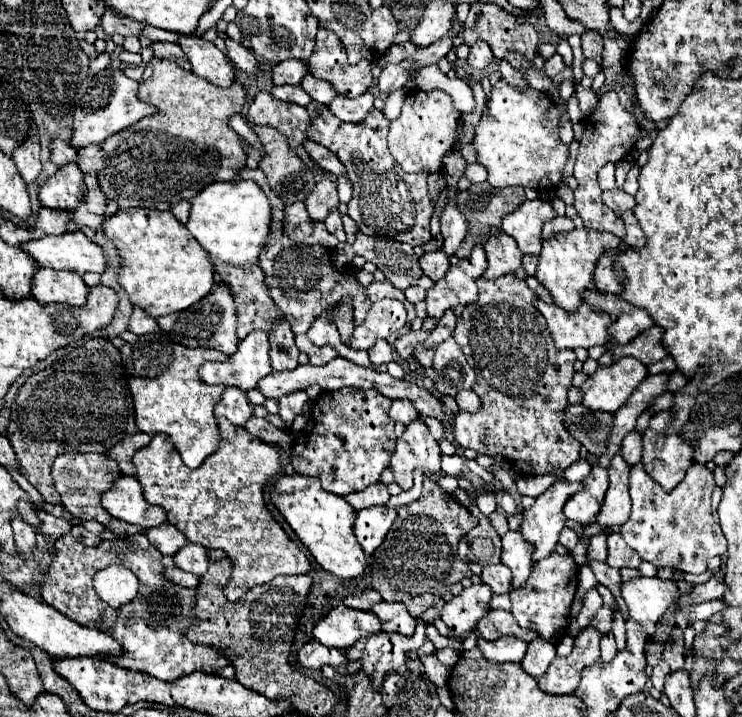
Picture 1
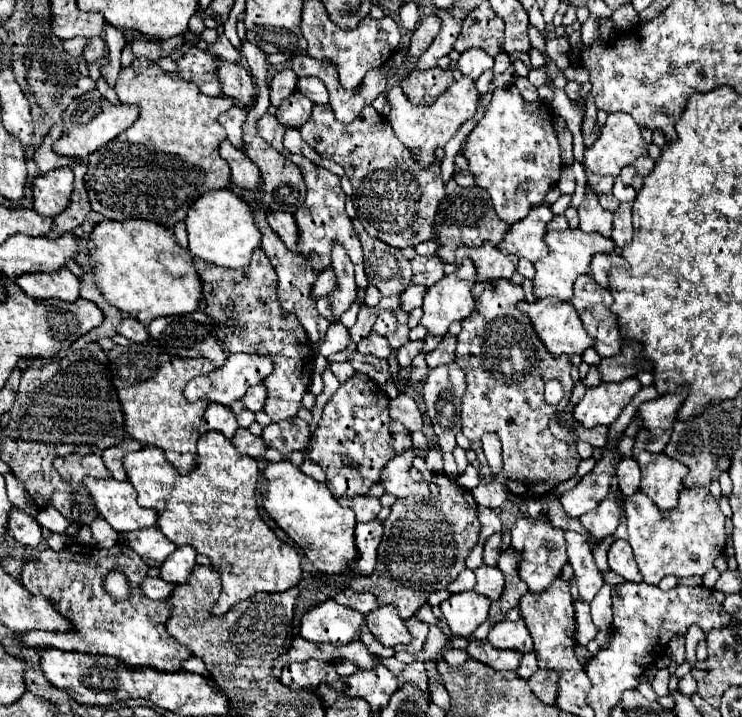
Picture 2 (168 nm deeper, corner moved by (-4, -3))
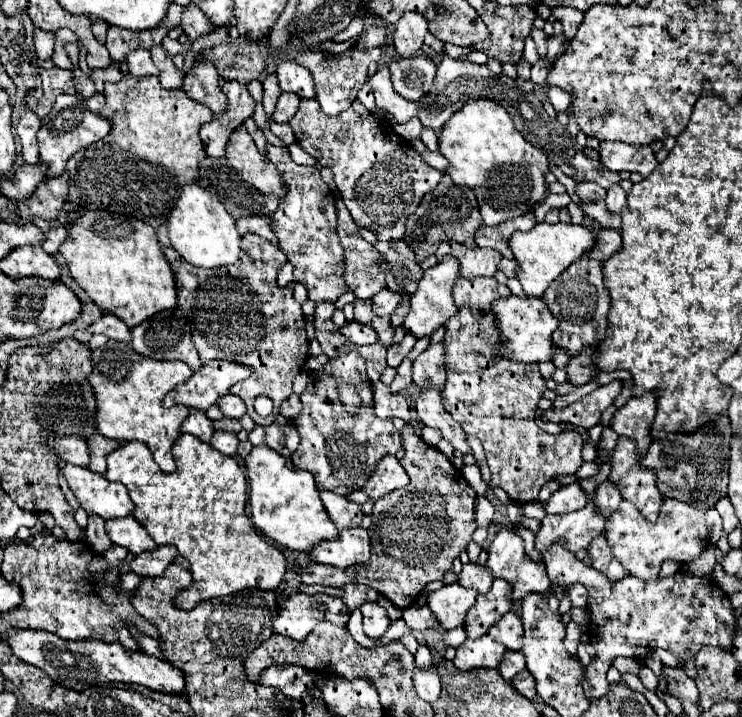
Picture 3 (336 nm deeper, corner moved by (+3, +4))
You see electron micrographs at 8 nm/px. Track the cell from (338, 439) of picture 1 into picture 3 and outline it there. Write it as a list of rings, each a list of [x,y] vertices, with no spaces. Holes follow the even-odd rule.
[[[346,352],[332,358],[322,370],[310,372],[306,390],[300,394],[302,410],[294,418],[294,426],[300,434],[300,444],[290,456],[296,468],[308,470],[316,478],[316,488],[326,488],[348,496],[356,490],[362,490],[370,472],[378,466],[378,460],[386,454],[396,454],[402,448],[402,436],[394,428],[392,420],[386,424],[376,424],[372,412],[372,382],[366,376],[364,358],[358,352]],[[338,382],[352,382],[362,396],[362,412],[350,416],[338,400]],[[370,416],[370,420],[366,418]]]

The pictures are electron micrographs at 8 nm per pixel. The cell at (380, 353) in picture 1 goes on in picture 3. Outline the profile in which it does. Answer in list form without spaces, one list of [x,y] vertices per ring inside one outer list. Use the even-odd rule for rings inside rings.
[[[346,322],[340,332],[350,340],[354,342],[356,346],[364,346],[364,344],[374,344],[378,340],[376,332],[370,328],[370,326],[364,326],[360,322]]]

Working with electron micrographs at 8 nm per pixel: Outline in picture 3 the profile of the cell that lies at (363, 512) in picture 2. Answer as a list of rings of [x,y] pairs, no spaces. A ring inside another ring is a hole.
[[[324,490],[320,492],[320,498],[324,502],[324,508],[326,508],[330,520],[334,520],[334,526],[338,528],[338,532],[360,526],[360,522],[362,522],[360,504],[348,502],[346,496],[338,496],[334,492],[324,492]]]

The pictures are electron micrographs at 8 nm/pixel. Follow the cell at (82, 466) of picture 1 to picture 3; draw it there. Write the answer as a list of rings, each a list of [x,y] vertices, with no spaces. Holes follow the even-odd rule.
[[[50,436],[48,446],[52,446],[52,450],[70,464],[88,466],[90,462],[87,442],[80,436]]]

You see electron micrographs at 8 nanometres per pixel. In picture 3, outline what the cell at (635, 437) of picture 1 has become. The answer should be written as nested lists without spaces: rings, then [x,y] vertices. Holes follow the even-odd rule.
[[[608,480],[598,486],[598,490],[596,490],[594,498],[592,498],[592,504],[596,506],[596,510],[598,510],[598,514],[602,518],[608,518],[618,508],[620,502],[622,502],[622,498],[618,494],[618,488],[614,484],[610,484]]]

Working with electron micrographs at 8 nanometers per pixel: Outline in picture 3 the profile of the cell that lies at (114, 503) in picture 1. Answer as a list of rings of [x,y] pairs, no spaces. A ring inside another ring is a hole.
[[[66,464],[62,472],[70,490],[88,514],[96,514],[104,520],[132,514],[134,502],[130,500],[124,484],[108,482],[104,476],[72,464]]]

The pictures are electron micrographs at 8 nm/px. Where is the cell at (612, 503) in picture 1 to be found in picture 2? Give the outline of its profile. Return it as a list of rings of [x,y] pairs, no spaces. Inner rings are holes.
[[[611,491],[595,511],[581,515],[581,523],[595,539],[601,541],[615,533],[617,525],[621,523],[621,513],[623,513],[623,499],[617,499],[617,493]]]

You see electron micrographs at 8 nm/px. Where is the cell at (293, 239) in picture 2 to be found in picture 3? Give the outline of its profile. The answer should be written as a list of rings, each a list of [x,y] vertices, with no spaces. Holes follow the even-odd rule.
[[[248,216],[248,218],[238,218],[238,234],[246,236],[246,234],[258,234],[266,240],[270,240],[272,244],[278,244],[274,232],[270,230],[270,218],[268,216]]]

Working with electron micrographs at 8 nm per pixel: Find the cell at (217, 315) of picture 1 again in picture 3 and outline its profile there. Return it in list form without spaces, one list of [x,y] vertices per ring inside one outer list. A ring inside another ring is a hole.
[[[177,308],[158,312],[152,318],[138,324],[132,330],[132,348],[134,348],[134,352],[138,352],[140,356],[146,356],[146,358],[180,360],[180,362],[188,364],[192,370],[198,370],[202,366],[200,358],[198,358],[198,352],[194,348],[192,336],[190,336],[190,324],[184,318],[184,314]]]

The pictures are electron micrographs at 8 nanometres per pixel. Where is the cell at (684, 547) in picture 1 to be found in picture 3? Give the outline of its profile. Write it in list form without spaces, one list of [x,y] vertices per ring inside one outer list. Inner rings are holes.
[[[667,498],[661,507],[655,524],[644,520],[634,504],[622,500],[618,510],[606,520],[604,538],[614,554],[614,558],[636,578],[650,580],[656,578],[664,560],[676,560],[678,564],[686,564],[696,560],[702,550],[706,548],[706,524],[704,524],[704,510],[682,504],[678,500]]]

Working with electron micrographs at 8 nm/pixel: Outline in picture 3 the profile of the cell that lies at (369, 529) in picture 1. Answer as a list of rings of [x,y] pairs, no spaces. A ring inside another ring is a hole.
[[[362,528],[344,530],[338,540],[318,544],[314,552],[308,554],[312,562],[328,564],[336,568],[350,568],[370,560],[370,538],[368,532]]]

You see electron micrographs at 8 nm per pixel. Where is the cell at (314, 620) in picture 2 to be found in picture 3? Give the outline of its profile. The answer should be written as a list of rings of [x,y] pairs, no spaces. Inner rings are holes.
[[[298,592],[280,604],[278,616],[274,618],[274,632],[292,640],[304,640],[320,620],[346,626],[348,616],[350,612],[340,598],[328,594],[308,596]]]

